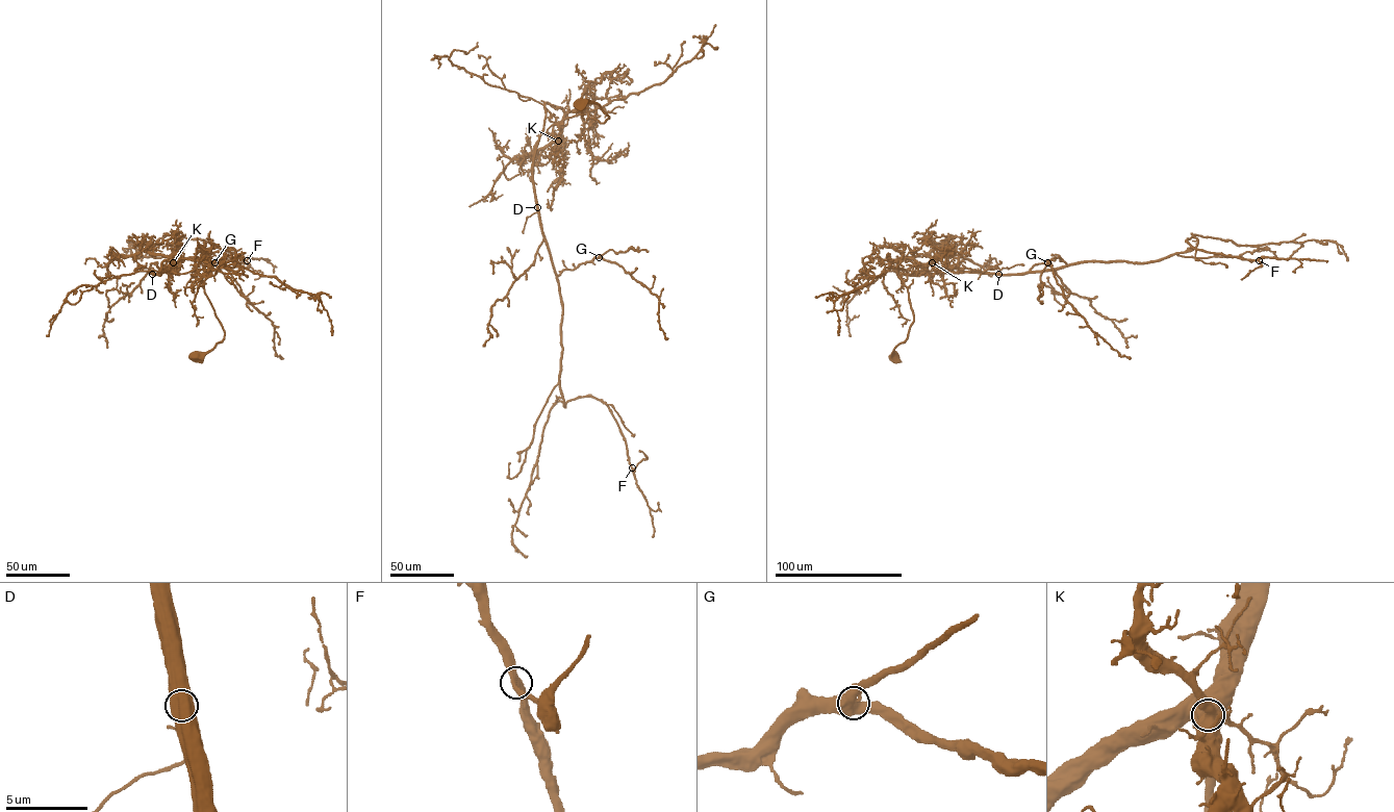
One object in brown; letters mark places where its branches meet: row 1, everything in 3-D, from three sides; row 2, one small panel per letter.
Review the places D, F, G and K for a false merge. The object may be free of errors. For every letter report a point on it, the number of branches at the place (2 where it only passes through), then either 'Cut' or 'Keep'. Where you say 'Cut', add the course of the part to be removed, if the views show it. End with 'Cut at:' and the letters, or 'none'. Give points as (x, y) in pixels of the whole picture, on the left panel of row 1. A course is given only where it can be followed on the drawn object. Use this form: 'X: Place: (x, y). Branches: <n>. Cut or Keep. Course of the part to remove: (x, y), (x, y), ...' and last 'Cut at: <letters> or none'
D: Place: (152, 274). Branches: 3. Keep
F: Place: (247, 260). Branches: 3. Keep
G: Place: (214, 262). Branches: 3. Keep
K: Place: (173, 262). Branches: 3. Keep
Cut at: none

